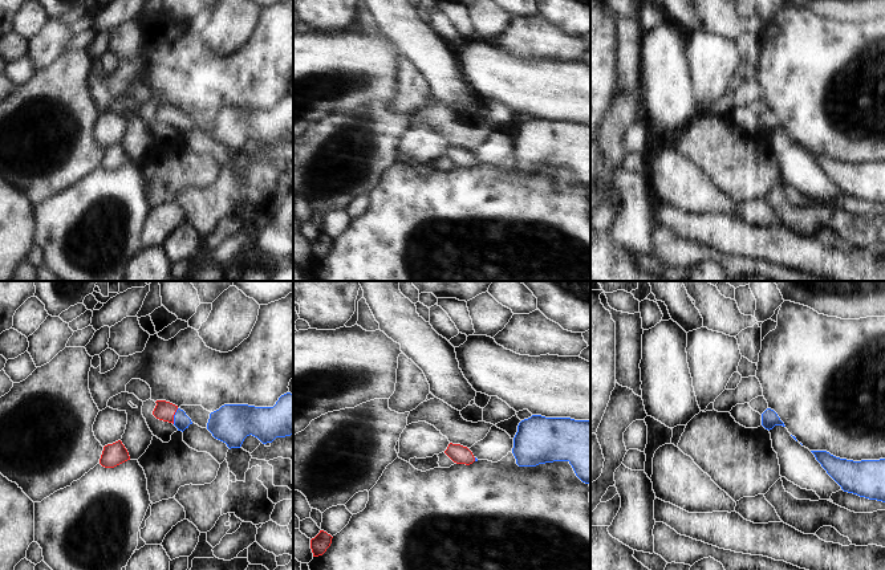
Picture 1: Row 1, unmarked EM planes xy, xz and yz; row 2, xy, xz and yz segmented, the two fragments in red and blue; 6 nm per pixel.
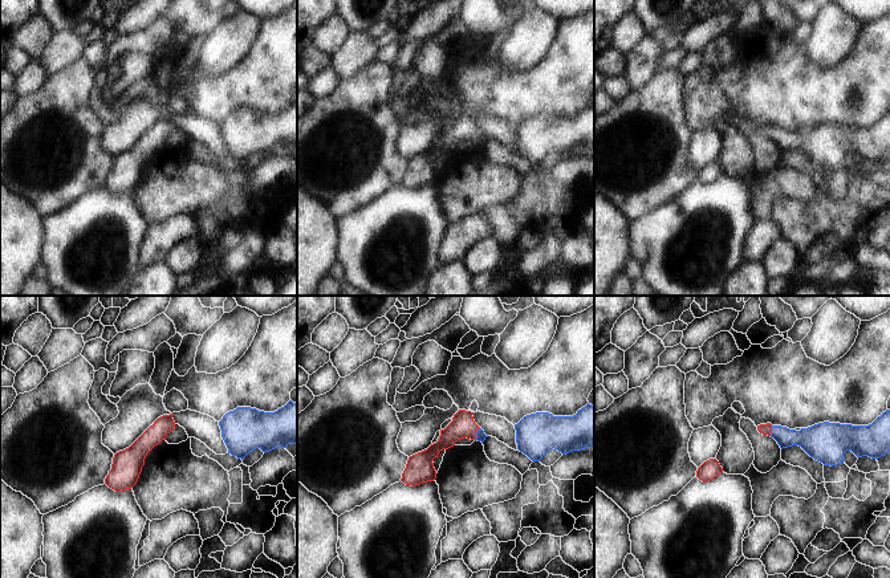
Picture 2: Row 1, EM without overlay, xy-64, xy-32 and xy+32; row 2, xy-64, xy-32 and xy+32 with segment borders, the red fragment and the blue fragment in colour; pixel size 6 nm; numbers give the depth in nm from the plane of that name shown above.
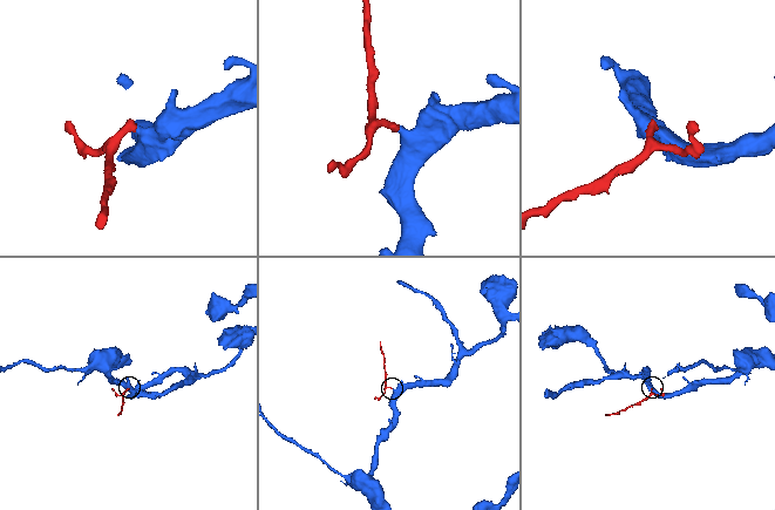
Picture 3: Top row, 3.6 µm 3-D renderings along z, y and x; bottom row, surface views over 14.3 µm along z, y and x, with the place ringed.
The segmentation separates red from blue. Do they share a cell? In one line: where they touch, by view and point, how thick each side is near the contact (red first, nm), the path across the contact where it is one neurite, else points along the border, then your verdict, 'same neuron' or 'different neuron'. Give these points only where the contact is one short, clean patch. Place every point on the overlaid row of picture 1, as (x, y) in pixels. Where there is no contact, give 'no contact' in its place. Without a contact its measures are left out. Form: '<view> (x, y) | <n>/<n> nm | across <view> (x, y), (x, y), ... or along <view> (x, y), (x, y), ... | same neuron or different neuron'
xy (173, 416) | 120/100 nm | across xy (165, 411), (173, 416), (181, 420) | same neuron

